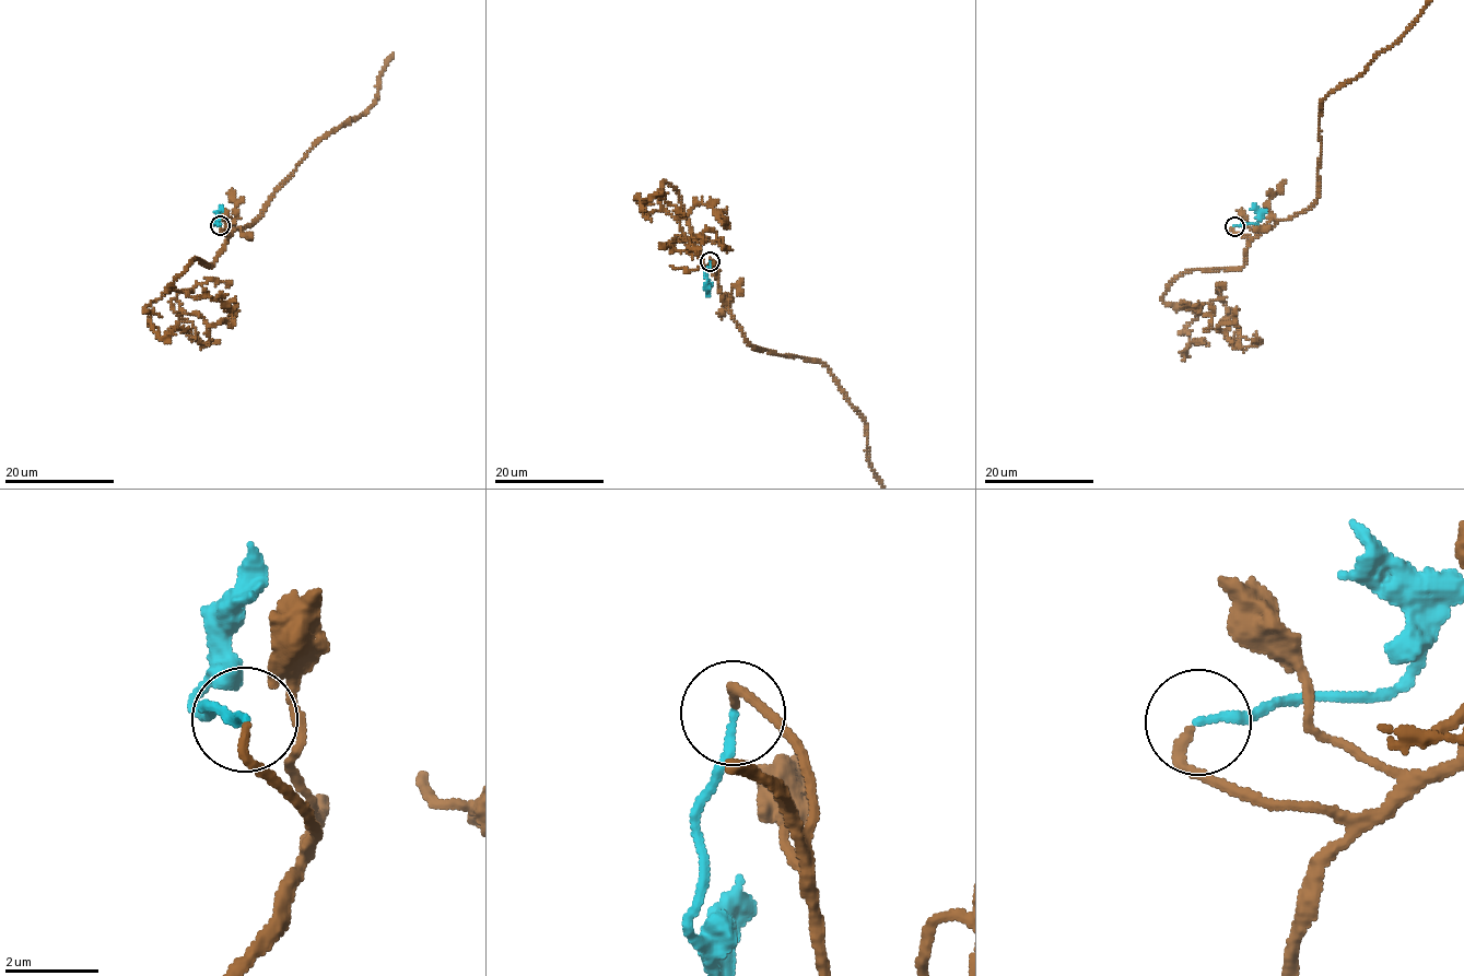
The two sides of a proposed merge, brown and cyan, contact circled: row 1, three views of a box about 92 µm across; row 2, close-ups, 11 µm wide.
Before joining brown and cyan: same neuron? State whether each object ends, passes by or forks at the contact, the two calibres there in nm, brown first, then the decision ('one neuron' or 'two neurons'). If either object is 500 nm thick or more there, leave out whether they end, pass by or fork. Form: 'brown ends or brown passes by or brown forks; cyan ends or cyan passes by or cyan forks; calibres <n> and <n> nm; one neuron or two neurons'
brown ends; cyan ends; calibres 190 and 180 nm; one neuron

